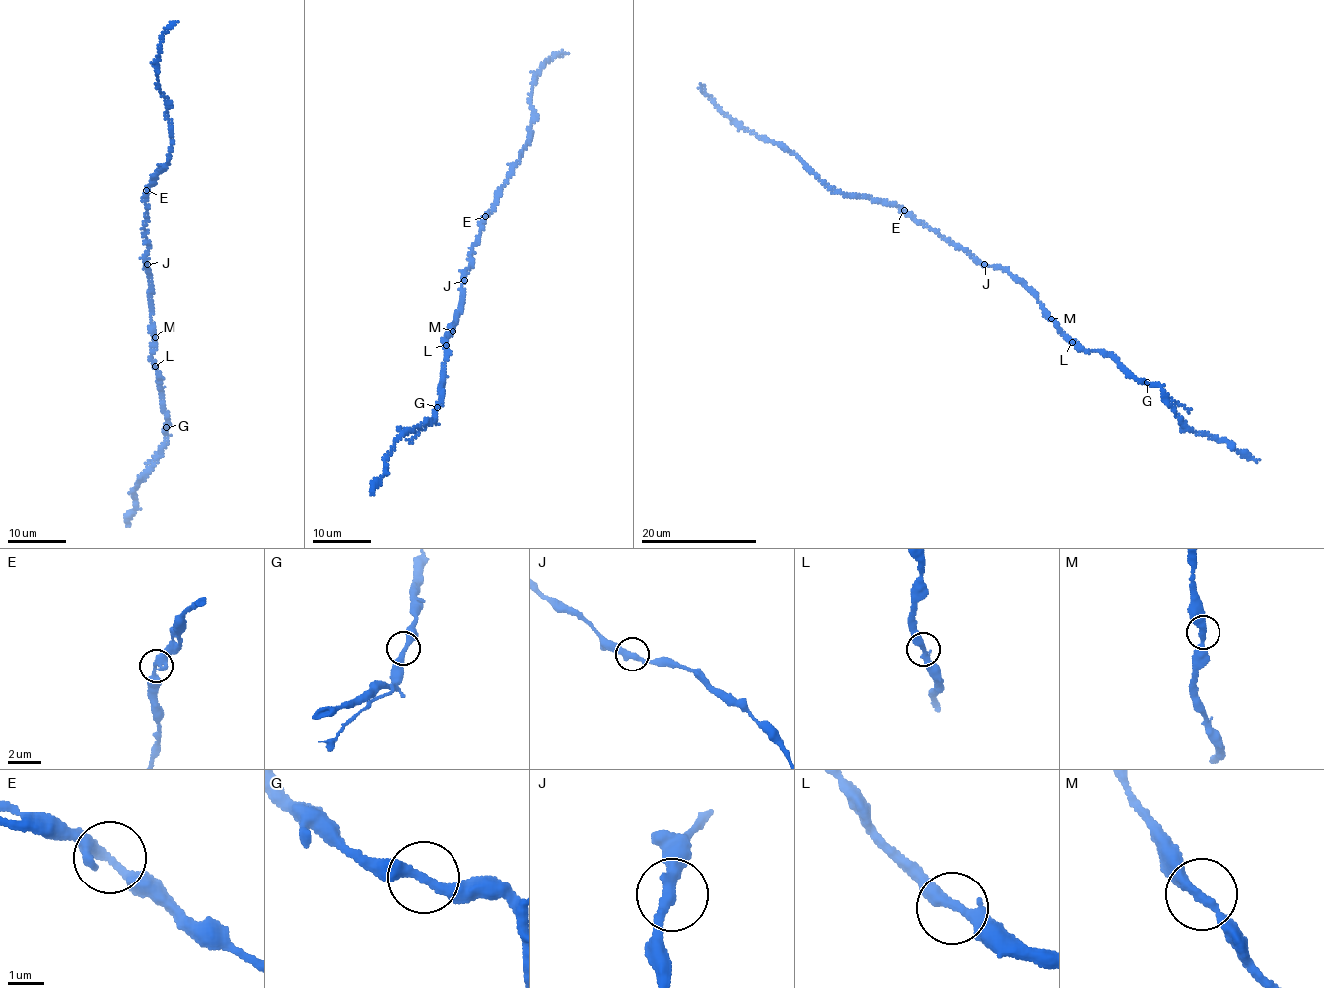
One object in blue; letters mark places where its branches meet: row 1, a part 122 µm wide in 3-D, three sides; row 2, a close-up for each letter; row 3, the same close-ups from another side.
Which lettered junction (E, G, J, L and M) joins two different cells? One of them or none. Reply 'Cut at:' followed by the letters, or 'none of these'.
Cut at: none of these

